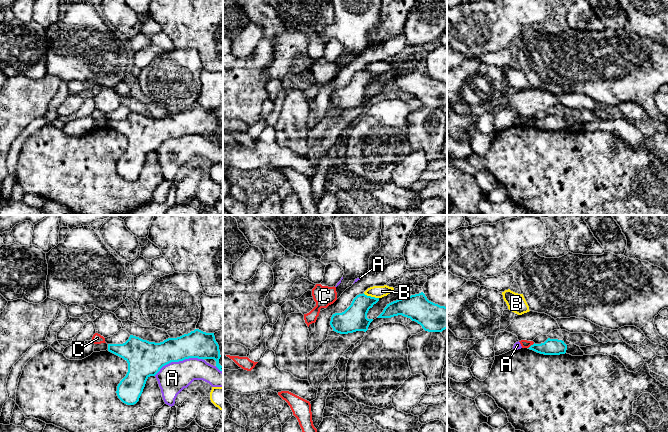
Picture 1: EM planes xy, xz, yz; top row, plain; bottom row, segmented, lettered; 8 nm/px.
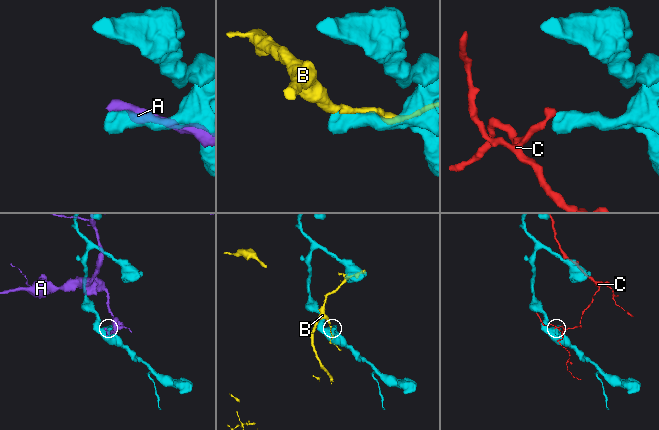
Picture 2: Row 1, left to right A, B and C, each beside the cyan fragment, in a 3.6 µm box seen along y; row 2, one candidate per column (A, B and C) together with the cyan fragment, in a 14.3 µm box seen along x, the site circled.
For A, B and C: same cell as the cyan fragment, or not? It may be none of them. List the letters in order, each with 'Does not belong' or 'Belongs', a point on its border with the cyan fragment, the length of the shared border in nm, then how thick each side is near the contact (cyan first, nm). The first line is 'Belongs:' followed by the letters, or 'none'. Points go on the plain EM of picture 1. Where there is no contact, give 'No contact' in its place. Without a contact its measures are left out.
Belongs: none
A: Does not belong. Touches cyan at xy (178, 137). Shared border 420 nm. Thickness 280 nm (cyan) against 240 nm
B: Does not belong. Touches cyan at xz (370, 72). Shared border 130 nm. Thickness 200 nm (cyan) against 100 nm
C: Does not belong. Touches cyan at yz (531, 121). Shared border 70 nm. Thickness 130 nm (cyan) against 60 nm

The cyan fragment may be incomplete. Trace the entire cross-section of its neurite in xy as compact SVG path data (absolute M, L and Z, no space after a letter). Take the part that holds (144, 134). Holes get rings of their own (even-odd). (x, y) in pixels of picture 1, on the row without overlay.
M199 105L177 114L168 114L160 119L149 118L130 111L123 120L108 120L108 127L123 134L128 139L128 148L118 160L116 167L118 174L127 181L136 180L147 155L150 152L155 152L163 142L171 138L179 138L189 134L214 135L216 143L223 148L223 142L219 140L221 133L219 121L215 116L214 109L206 109Z

